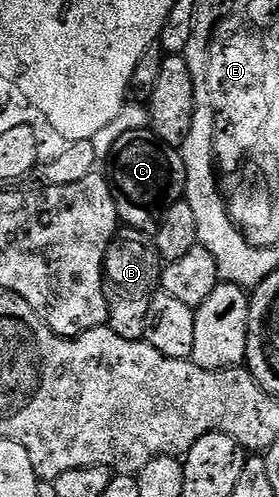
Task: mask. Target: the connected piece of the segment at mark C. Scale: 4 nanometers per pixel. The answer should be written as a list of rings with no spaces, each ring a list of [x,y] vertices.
[[[146,126],[124,133],[115,142],[110,152],[108,179],[114,192],[119,221],[127,228],[147,234],[157,232],[168,206],[183,199],[186,191],[186,170],[178,148],[166,144]]]

